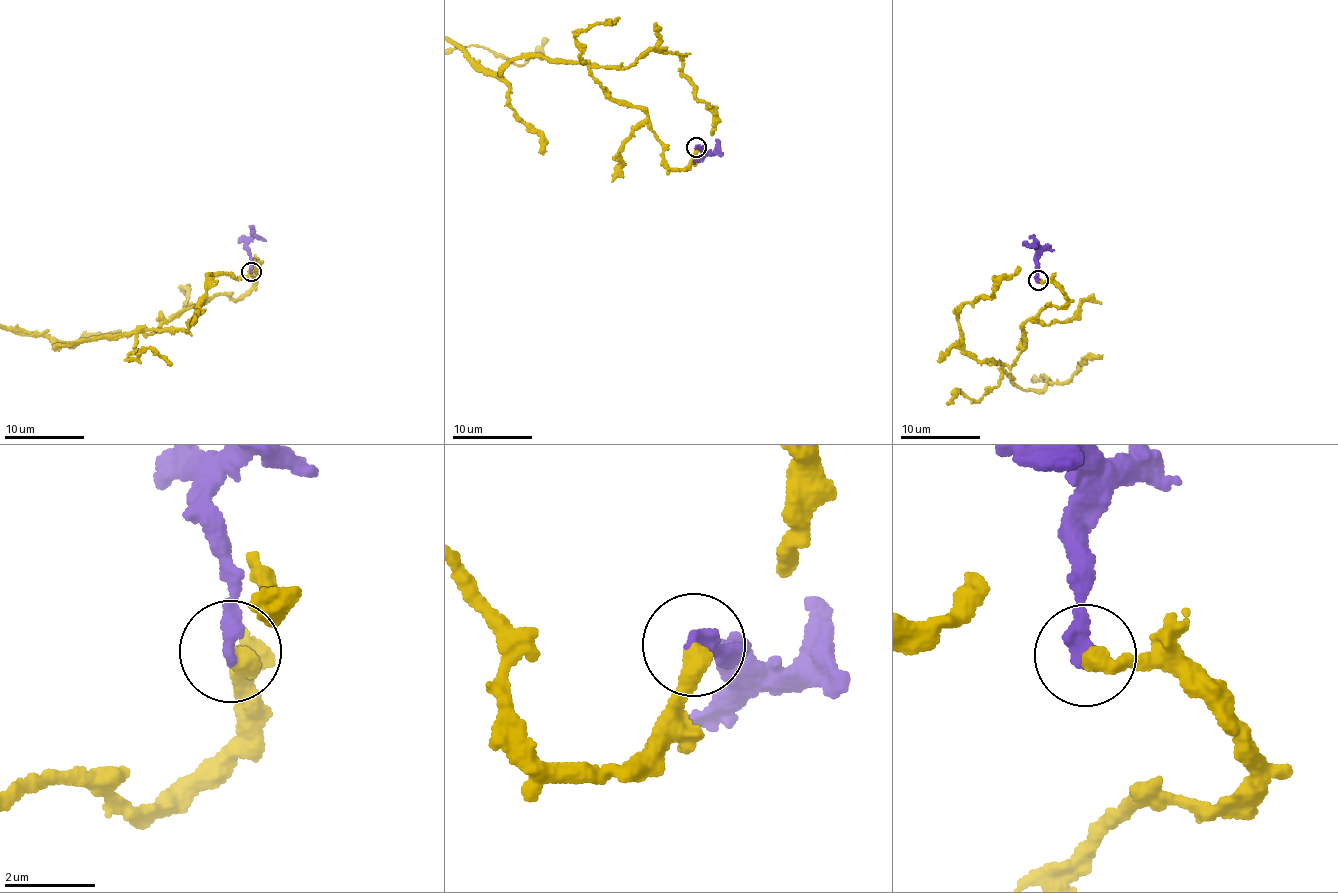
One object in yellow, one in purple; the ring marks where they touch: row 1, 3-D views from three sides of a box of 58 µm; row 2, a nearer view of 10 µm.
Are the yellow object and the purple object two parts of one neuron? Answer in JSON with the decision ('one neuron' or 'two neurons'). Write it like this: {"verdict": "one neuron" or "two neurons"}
{"verdict": "one neuron"}

